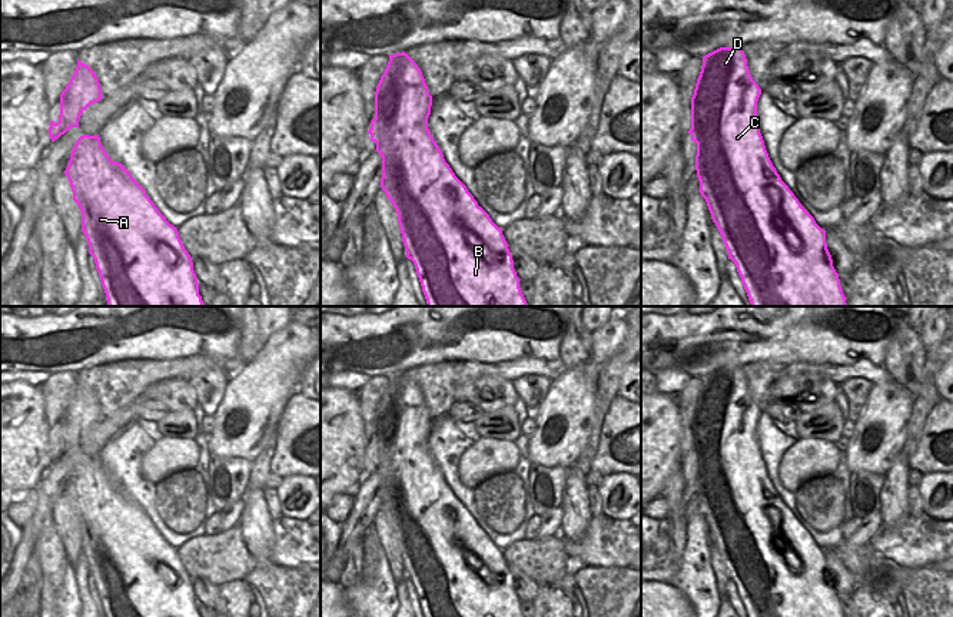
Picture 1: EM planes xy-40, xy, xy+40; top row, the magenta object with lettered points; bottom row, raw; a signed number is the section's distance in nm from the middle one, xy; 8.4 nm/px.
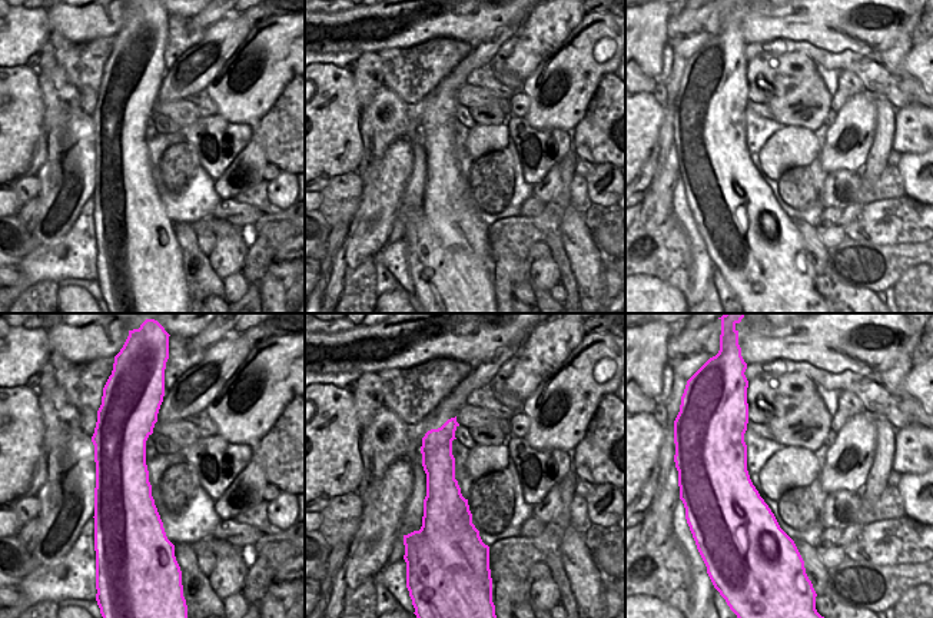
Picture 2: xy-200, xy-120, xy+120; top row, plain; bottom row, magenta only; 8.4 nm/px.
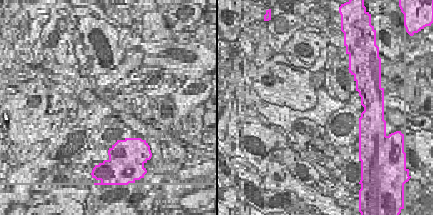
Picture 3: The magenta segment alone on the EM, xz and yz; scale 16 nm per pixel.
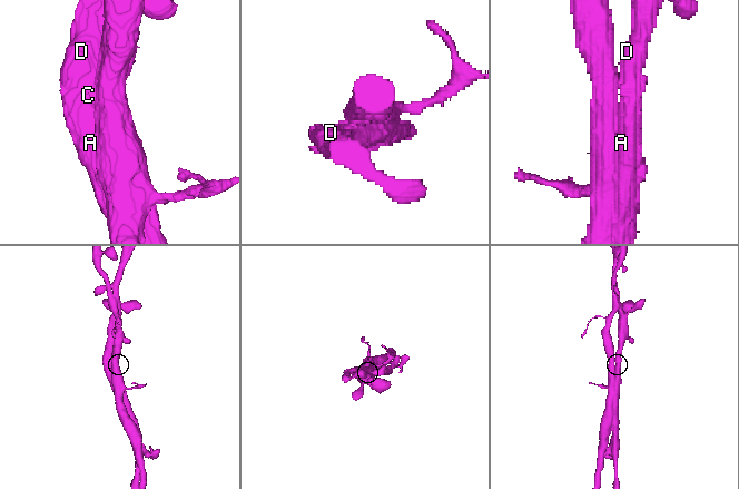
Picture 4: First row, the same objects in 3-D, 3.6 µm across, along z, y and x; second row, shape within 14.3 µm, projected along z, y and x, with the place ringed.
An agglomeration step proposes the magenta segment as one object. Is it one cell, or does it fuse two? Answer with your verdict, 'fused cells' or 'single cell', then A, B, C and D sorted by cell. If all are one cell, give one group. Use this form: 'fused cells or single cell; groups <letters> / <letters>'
fused cells; groups A C D / B

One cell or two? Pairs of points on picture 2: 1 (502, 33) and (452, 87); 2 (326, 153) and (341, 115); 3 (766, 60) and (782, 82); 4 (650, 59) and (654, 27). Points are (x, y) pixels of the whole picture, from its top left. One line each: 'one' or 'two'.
1: one
2: one
3: one
4: one

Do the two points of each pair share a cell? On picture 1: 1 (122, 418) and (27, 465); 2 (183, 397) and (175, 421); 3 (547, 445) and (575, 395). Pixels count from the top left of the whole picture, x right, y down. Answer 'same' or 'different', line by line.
1: different
2: different
3: same

